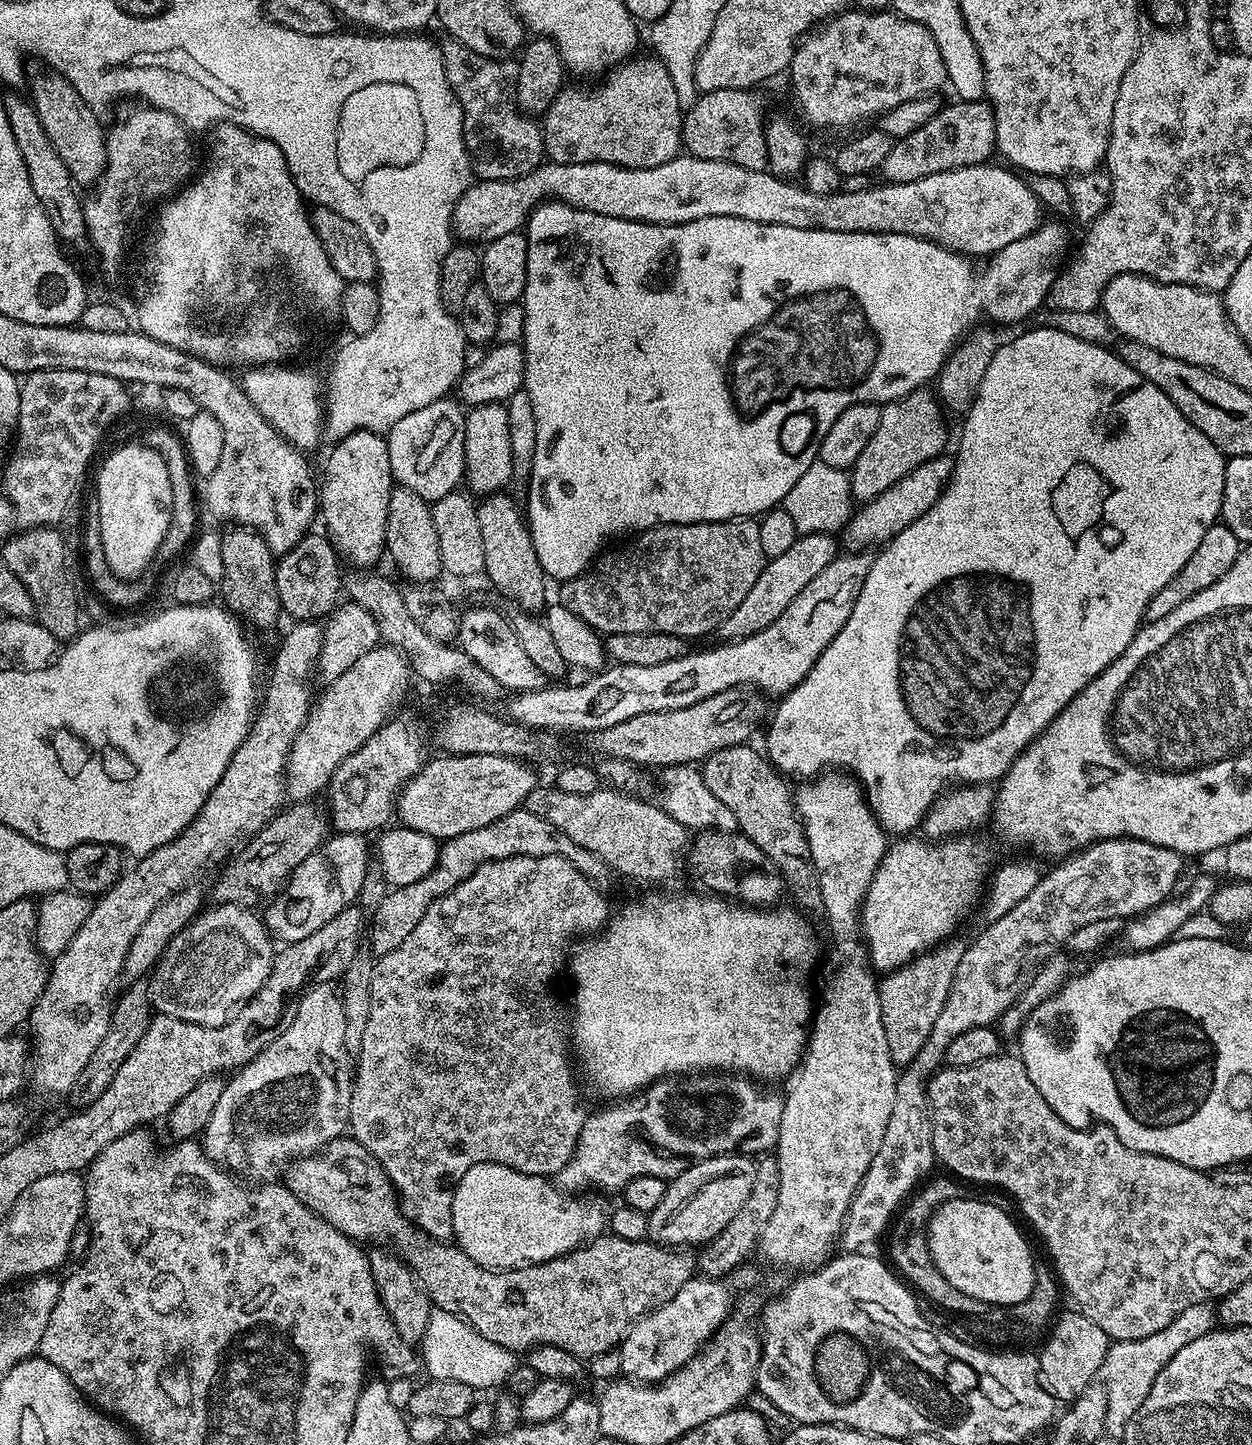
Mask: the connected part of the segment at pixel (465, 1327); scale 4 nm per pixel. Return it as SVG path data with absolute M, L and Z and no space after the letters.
M437 1307L432 1308L429 1325L418 1348L422 1353L423 1367L431 1379L457 1380L477 1390L503 1385L518 1365L517 1353L511 1348L503 1348L498 1342L490 1342L490 1338L482 1338L482 1334L467 1324L463 1316L455 1316Z

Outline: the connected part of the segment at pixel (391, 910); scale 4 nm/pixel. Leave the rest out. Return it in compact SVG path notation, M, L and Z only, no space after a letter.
M521 806L498 818L498 822L490 822L490 826L478 826L478 830L466 830L466 834L458 834L443 841L440 844L438 862L434 870L426 874L426 878L410 882L410 886L392 888L386 892L381 904L370 914L372 929L366 935L366 941L377 957L390 954L390 950L398 950L398 946L406 942L406 937L412 933L414 926L422 922L422 914L426 914L426 910L430 910L430 906L438 898L450 894L454 886L466 882L466 878L470 878L470 874L474 874L478 866L511 856L561 856L570 861L587 880L593 882L601 882L610 875L608 865L598 856L572 842L558 826L552 826L543 817L538 817Z

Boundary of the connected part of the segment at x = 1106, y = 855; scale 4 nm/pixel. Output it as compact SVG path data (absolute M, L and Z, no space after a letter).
M1132 836L1098 840L1095 844L1090 844L1087 848L1081 848L1073 852L1071 856L1061 859L1057 864L1060 864L1057 868L1052 868L1049 872L1047 869L1041 875L1038 886L1034 886L1034 890L1030 890L1030 894L1026 894L1026 898L1022 898L1022 902L1018 902L1014 910L1010 910L1010 914L1002 914L1002 918L998 918L993 924L983 929L985 932L973 944L969 943L965 947L962 962L958 962L958 970L954 974L954 982L946 998L946 1006L942 1006L942 1014L938 1014L938 1022L934 1022L934 1030L930 1030L930 1038L926 1038L922 1050L918 1050L916 1057L896 1077L894 1110L890 1110L890 1122L886 1122L886 1134L882 1134L882 1146L878 1146L878 1154L874 1154L874 1162L870 1162L850 1202L844 1227L840 1230L838 1244L839 1247L844 1247L841 1249L845 1253L859 1253L867 1249L864 1247L874 1243L880 1235L881 1239L889 1231L898 1209L909 1199L913 1189L929 1175L927 1172L931 1170L932 1164L937 1163L936 1151L932 1145L932 1108L928 1104L928 1082L945 1063L944 1055L946 1050L950 1050L950 1042L954 1042L958 1034L963 1034L966 1030L974 1030L974 1026L995 1025L1003 1013L1019 1000L1025 985L1041 964L1067 945L1070 934L1074 934L1074 930L1082 926L1090 926L1090 922L1099 920L1131 918L1148 914L1151 908L1158 907L1168 895L1171 897L1175 893L1179 874L1186 868L1185 857L1173 848L1154 846L1150 842L1142 842Z

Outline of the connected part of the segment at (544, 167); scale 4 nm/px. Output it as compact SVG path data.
M687 154L675 156L670 162L653 168L623 168L610 162L542 162L534 170L530 170L530 174L513 180L477 179L469 184L454 206L452 230L464 242L487 242L502 238L502 234L521 231L528 223L528 215L545 200L560 200L594 214L606 214L623 220L642 220L646 224L681 224L694 222L698 218L729 216L774 226L794 226L798 230L910 234L932 240L943 248L969 258L988 258L998 250L1010 246L1010 242L1029 236L1042 223L1040 200L1024 181L1027 179L1011 167L1003 167L999 168L996 162L985 162L938 174L926 174L926 178L918 178L914 182L873 183L866 190L841 190L823 196L806 190L803 183L774 176L767 170L746 170L746 166L731 164L728 160L707 160Z

